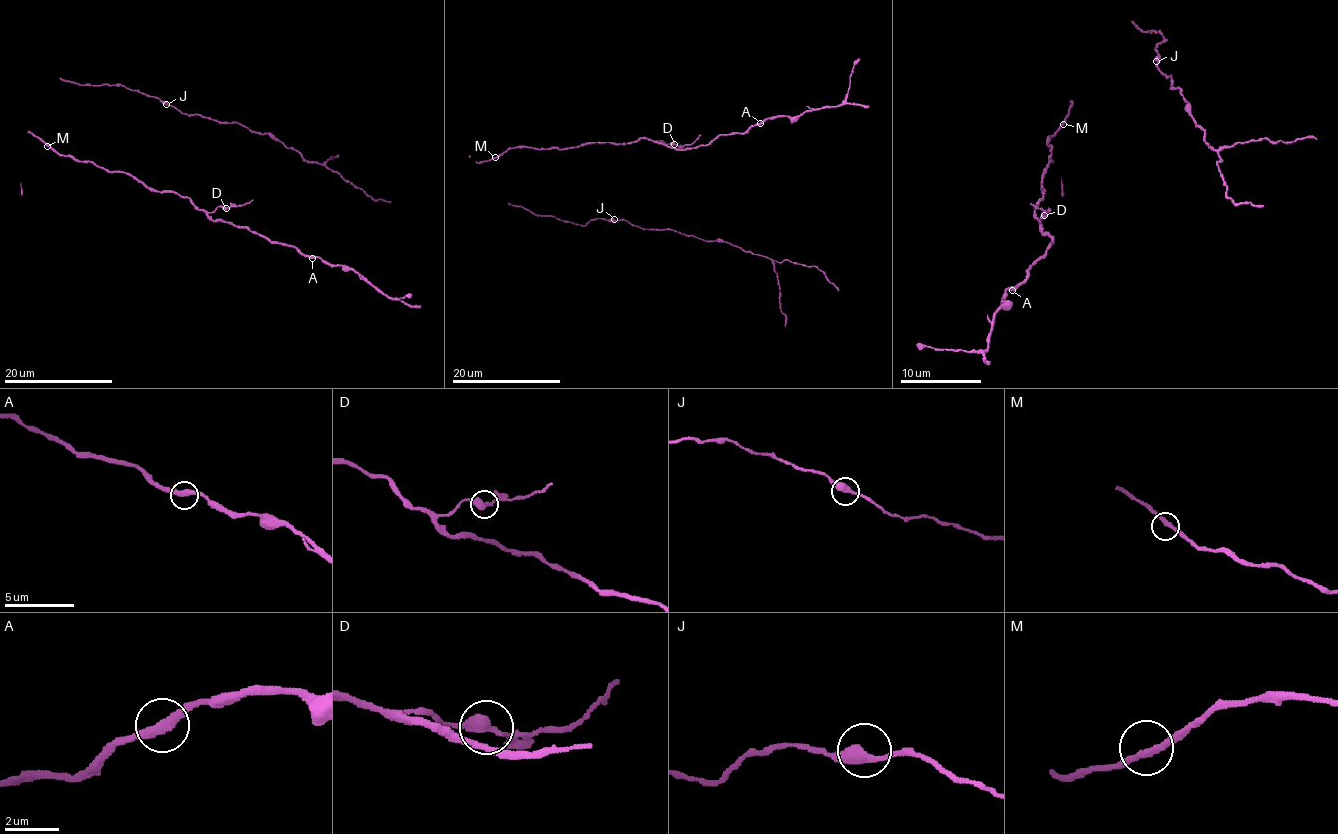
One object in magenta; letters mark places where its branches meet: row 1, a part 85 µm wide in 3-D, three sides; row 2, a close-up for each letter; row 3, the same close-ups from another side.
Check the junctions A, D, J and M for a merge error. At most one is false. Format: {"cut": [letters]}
{"cut": ["D"]}

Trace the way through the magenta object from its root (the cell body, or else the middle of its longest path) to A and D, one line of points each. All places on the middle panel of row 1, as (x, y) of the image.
A: (485, 161), (514, 147), (571, 148), (642, 138), (675, 148), (697, 148), (720, 135), (745, 134), (760, 123)
D: (485, 161), (497, 158), (514, 147), (571, 148), (596, 142), (629, 143), (642, 138), (674, 144)

